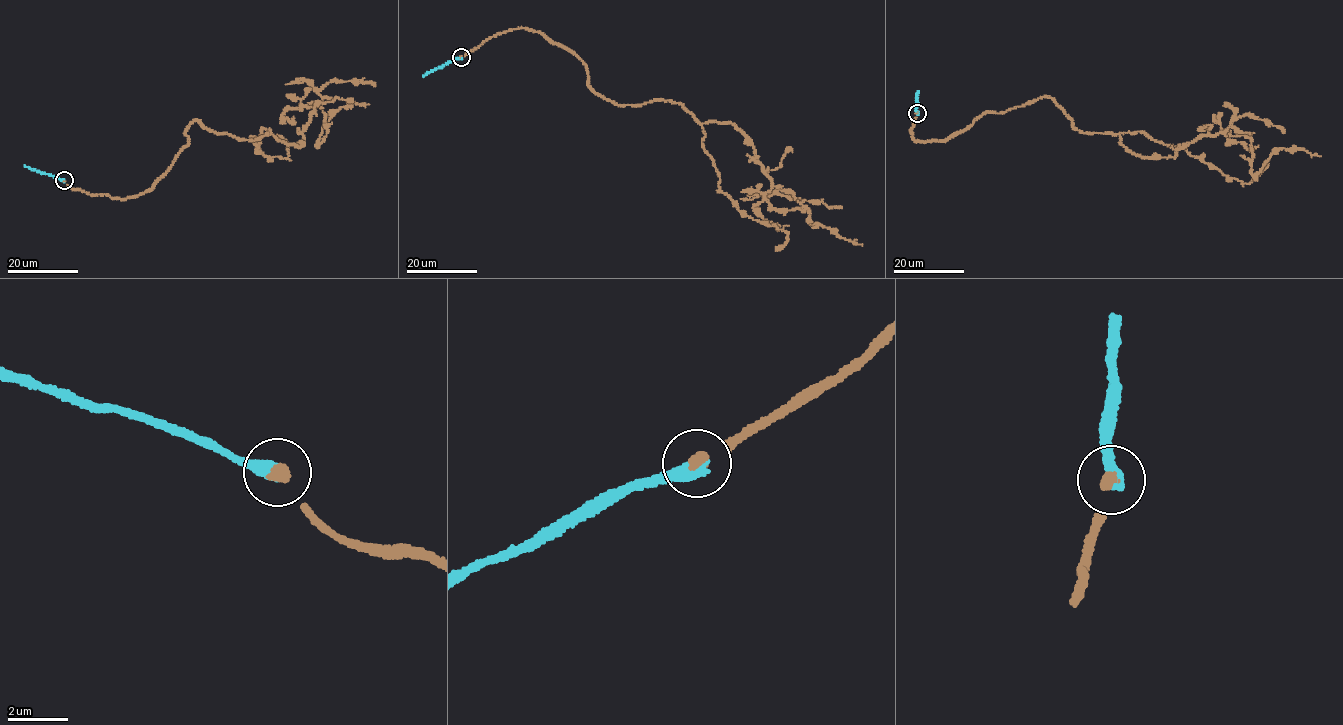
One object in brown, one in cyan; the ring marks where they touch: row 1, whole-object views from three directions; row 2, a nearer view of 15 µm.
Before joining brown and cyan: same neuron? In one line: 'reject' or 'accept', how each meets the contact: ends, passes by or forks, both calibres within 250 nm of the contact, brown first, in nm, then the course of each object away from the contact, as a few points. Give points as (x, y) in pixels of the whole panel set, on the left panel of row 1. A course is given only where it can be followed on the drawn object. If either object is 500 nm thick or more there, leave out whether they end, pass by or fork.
accept | 320/500 nm | brown via (64, 180), (127, 198), (194, 120), (298, 146), (300, 107), (321, 107), (320, 142), (368, 104) | cyan via (64, 180), (24, 165)

